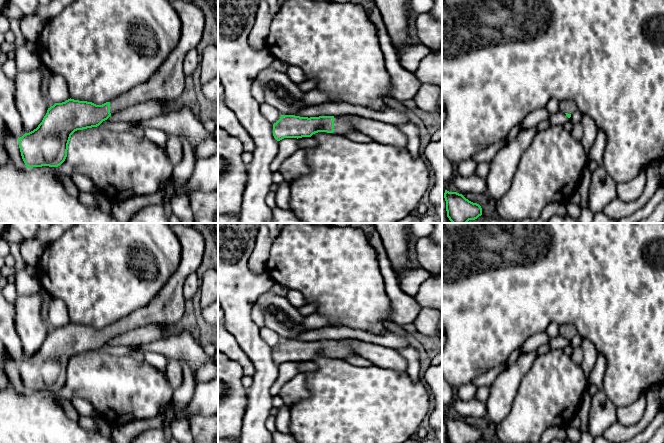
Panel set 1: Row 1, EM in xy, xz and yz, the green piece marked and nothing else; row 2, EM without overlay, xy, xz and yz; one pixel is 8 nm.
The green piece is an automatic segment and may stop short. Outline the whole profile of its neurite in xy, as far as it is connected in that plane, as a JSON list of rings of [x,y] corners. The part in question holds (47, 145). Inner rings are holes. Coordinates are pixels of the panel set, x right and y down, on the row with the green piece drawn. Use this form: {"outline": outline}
{"outline": [[[190,0],[170,2],[181,22],[181,37],[159,69],[146,82],[102,105],[70,98],[48,108],[38,127],[18,138],[27,168],[60,166],[75,131],[97,127],[117,111],[151,100],[178,101],[185,84],[183,60],[203,37],[205,15]]]}

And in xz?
{"outline": [[[281,115],[273,124],[273,136],[277,141],[284,138],[311,137],[318,132],[343,135],[354,131],[353,125],[346,116],[300,117]]]}

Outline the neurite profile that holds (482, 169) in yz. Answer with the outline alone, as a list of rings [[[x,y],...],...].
[[[479,163],[477,164],[474,174],[478,175],[480,178],[486,179],[491,167],[492,163]]]

